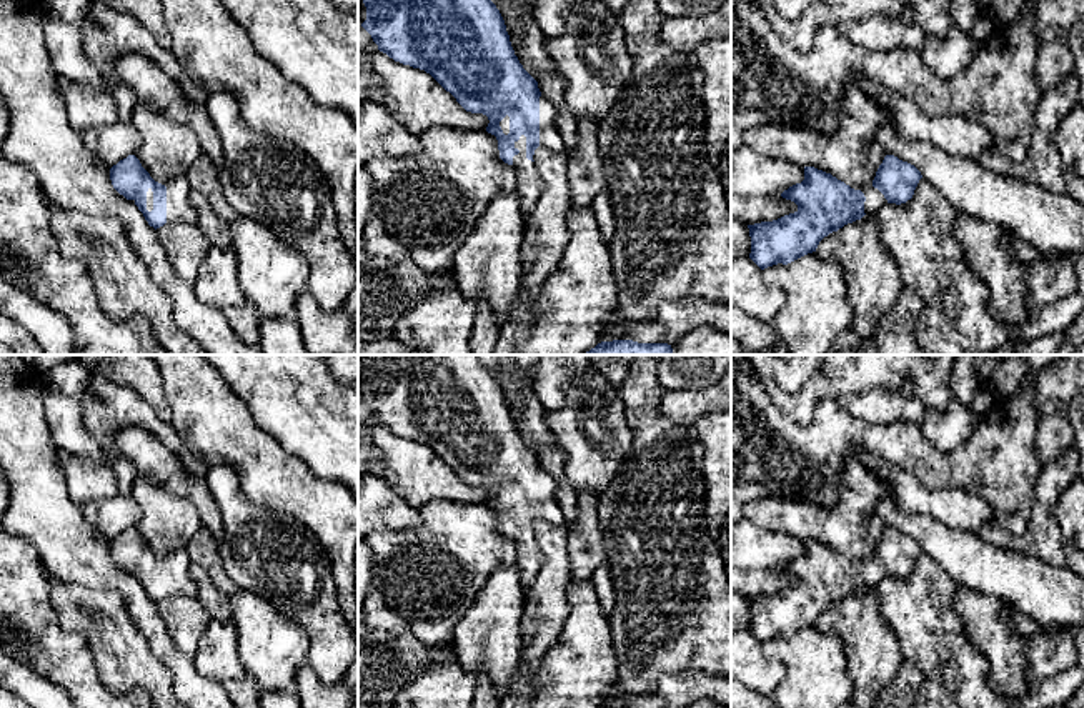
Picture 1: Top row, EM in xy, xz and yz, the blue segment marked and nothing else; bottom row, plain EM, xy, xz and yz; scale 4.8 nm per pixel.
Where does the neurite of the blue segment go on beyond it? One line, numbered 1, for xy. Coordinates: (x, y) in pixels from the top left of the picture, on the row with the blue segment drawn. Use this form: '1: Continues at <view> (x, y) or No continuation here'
1: Continues at xy (179, 207)

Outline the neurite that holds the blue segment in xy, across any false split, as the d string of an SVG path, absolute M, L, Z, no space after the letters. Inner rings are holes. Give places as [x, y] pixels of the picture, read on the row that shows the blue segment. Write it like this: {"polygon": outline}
{"polygon": "M128 155L110 168L113 188L133 200L145 220L155 230L165 223L196 223L196 210L190 202L191 185L178 177L165 185L155 182L135 155Z"}

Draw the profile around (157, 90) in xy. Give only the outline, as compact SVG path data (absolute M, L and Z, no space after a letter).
M142 53L120 55L115 72L145 107L177 123L188 125L200 142L201 155L208 157L218 170L221 168L221 140L205 105L191 102L170 75Z

